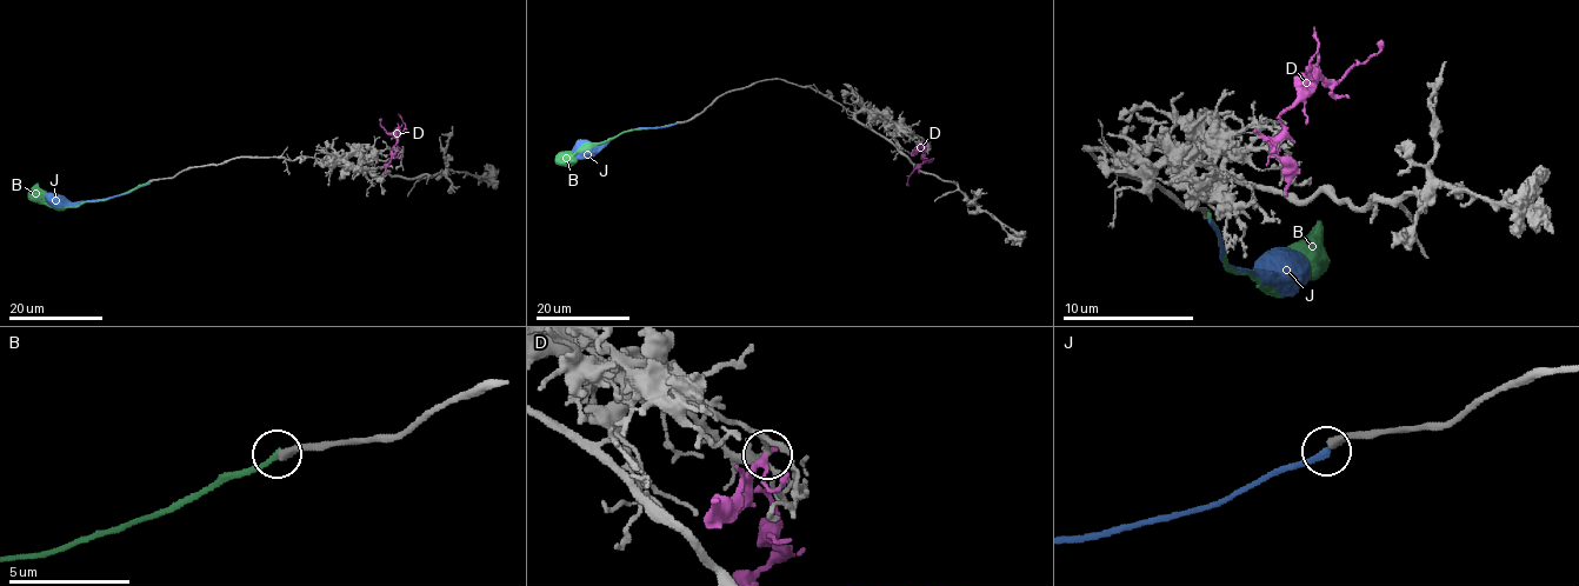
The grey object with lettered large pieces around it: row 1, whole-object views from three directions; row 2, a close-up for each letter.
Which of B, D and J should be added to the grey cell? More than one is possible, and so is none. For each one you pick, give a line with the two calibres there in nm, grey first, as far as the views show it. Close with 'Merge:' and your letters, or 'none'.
B: 380/240 nm
Merge: B

